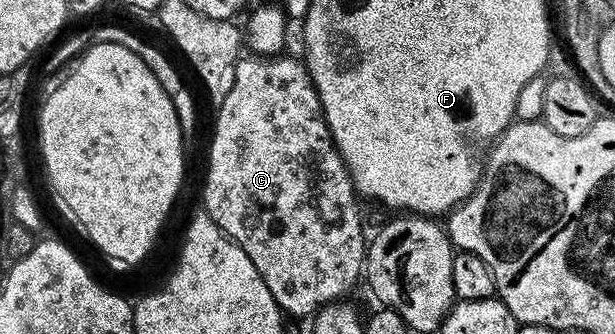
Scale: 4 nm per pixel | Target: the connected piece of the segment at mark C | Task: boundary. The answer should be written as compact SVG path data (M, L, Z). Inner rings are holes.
M247 56L240 57L237 64L237 72L233 76L233 88L229 88L229 96L225 96L225 100L218 103L217 110L219 115L215 118L215 131L211 134L211 155L207 158L207 179L203 182L203 206L202 209L212 218L217 224L217 228L221 228L230 238L239 245L241 252L245 252L245 256L249 256L249 260L253 260L253 268L257 268L257 272L261 272L261 280L265 280L265 288L269 288L269 292L273 292L273 300L277 300L280 310L284 315L290 316L291 314L295 318L307 318L319 313L324 306L329 306L333 302L346 299L347 293L354 288L365 274L365 259L367 256L367 248L369 245L368 239L363 239L363 214L359 211L359 205L361 205L360 199L357 197L355 188L351 184L351 176L347 172L346 166L343 164L343 157L339 155L339 149L335 147L335 141L331 139L331 133L329 132L329 124L325 120L325 112L321 108L321 100L317 96L317 88L313 84L313 80L309 76L306 65L298 57L295 58L283 58L284 56Z

